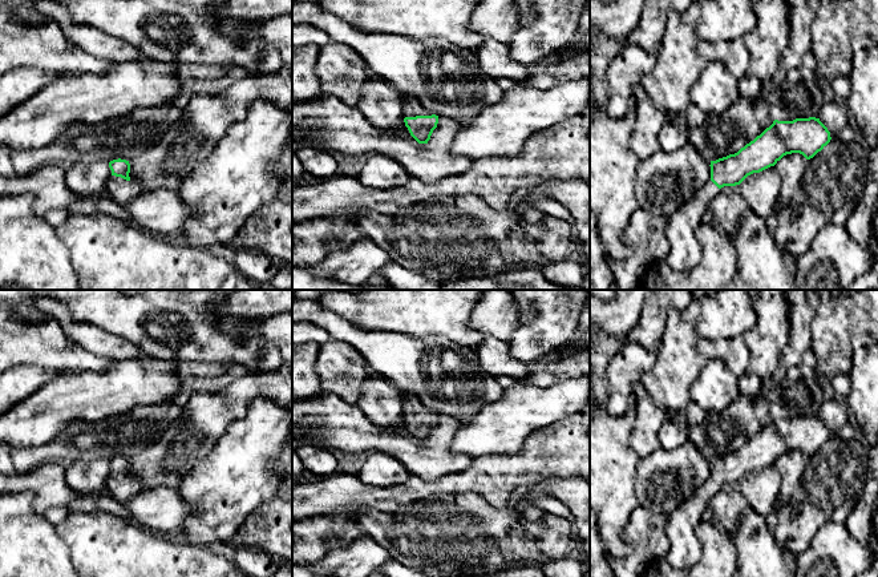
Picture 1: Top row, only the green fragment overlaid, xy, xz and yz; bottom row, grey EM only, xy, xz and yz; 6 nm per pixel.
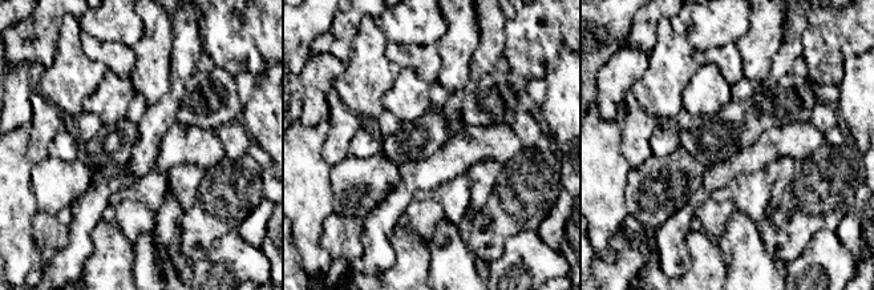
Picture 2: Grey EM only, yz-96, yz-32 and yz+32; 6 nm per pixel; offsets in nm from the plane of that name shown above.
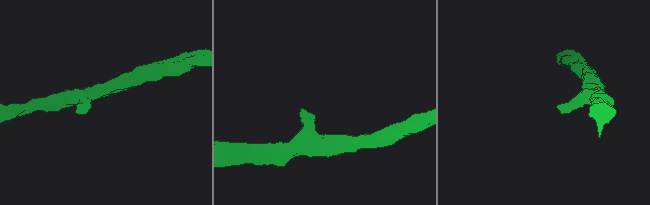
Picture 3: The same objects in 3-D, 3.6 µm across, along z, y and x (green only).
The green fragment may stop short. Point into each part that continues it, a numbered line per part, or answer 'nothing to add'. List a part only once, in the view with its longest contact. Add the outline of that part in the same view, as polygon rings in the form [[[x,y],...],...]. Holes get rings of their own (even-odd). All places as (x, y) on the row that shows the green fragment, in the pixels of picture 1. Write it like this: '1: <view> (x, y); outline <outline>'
1: xz (412, 107); outline [[[414,96],[404,97],[404,116],[405,117],[432,116],[432,114],[433,113],[426,110]]]

